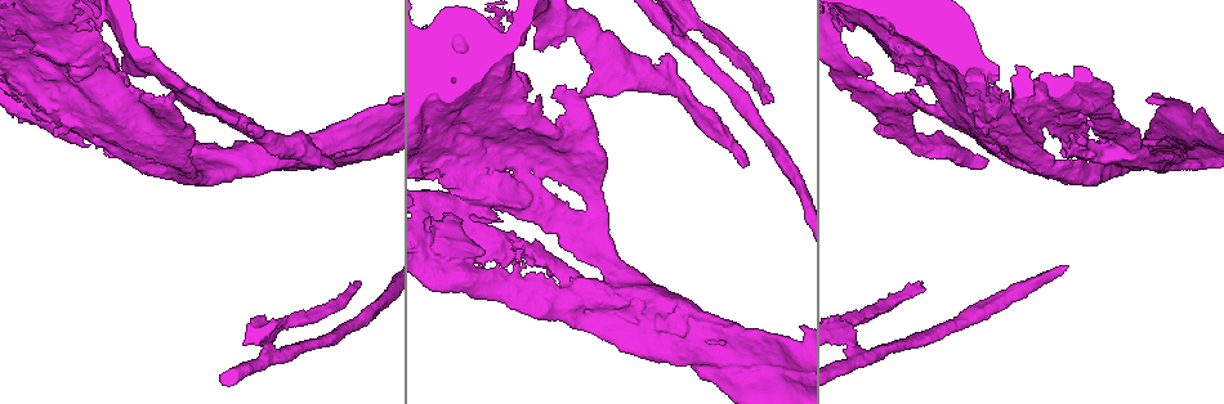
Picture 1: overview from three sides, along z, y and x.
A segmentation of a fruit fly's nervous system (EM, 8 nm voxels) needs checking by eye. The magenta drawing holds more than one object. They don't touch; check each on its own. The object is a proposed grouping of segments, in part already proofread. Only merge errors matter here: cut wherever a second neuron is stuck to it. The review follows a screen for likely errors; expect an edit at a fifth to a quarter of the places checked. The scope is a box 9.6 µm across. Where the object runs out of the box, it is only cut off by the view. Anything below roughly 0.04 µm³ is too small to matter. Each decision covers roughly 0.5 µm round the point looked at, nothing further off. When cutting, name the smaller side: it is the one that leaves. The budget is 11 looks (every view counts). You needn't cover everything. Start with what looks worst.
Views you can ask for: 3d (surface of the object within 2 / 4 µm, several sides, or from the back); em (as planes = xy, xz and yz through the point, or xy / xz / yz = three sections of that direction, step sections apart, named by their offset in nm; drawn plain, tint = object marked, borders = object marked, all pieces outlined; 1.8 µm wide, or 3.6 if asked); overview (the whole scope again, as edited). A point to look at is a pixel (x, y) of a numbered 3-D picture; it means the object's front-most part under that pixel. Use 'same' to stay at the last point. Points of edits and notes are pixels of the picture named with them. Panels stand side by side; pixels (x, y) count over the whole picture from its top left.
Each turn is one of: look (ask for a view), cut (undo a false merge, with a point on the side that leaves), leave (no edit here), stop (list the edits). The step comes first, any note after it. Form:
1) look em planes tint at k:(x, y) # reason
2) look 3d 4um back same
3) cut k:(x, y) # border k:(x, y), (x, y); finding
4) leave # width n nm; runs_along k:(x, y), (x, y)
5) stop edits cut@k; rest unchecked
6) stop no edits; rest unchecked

look em 3.6um xz step 8 tint at 1:(269, 338) # sharp bend

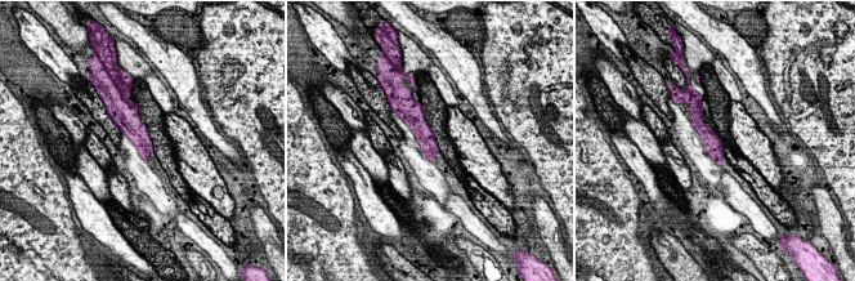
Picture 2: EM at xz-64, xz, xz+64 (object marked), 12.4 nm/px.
look em 3.6um planes borders same

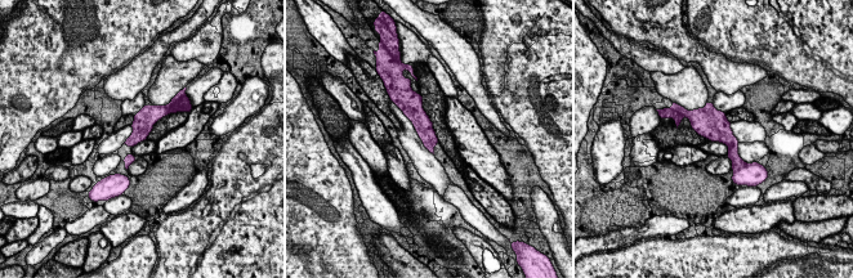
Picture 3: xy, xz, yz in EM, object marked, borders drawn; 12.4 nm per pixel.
cut 3:(737, 162) # border 3:(747, 164), (735, 171); two neurons meet here

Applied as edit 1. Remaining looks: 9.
look em 3.6um planes plain at 1:(48, 30) # sudden change in width

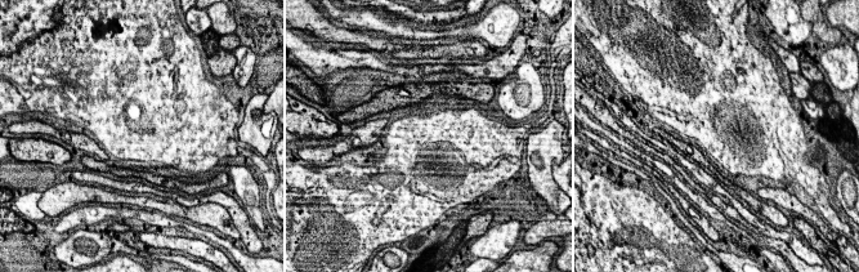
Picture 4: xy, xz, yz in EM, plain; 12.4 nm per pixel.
look em 3.6um planes tint same

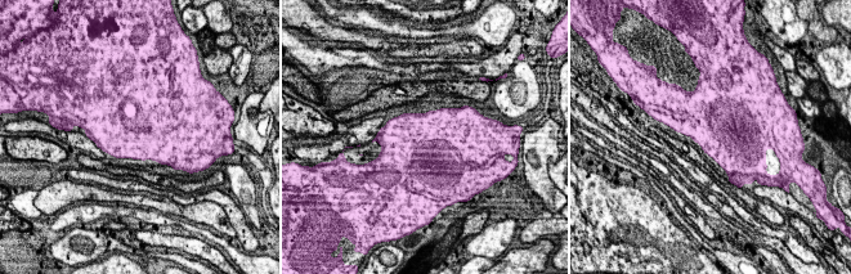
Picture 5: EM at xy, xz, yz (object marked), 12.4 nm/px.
leave # continuous, no second neuron

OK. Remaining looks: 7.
look 3d 4um at 1:(696, 323) # abrupt turn

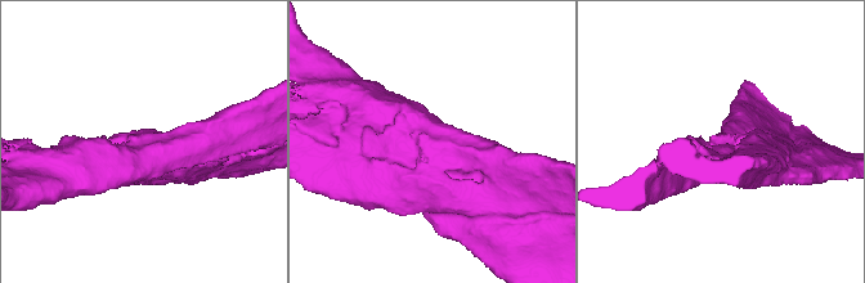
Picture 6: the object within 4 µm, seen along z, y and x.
look em 3.6um yz step 4 tint at 6:(144, 158)

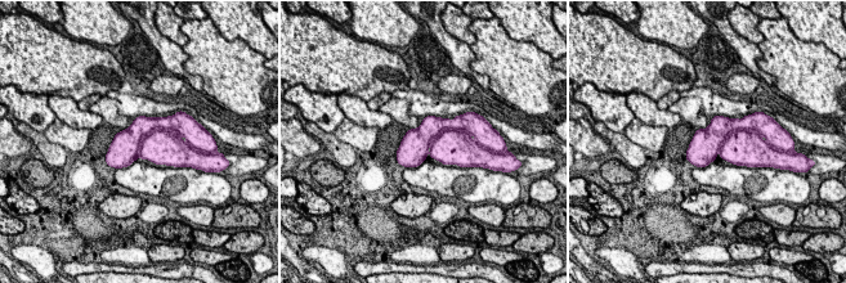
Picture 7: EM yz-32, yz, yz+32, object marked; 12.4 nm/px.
look em 3.6um planes tint same

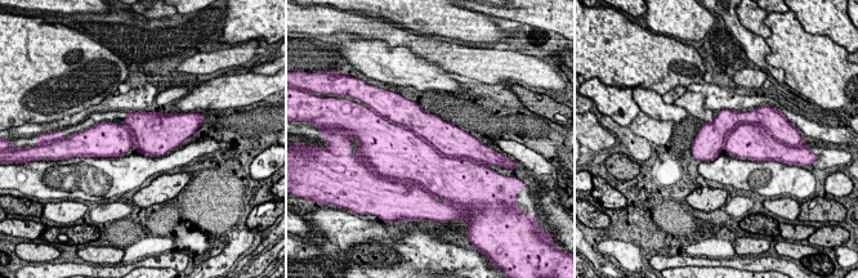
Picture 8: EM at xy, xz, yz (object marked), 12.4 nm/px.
cut 8:(443, 175) # arms 3; arm_widths 460, 460, 550 nm; a second neuron is stuck on

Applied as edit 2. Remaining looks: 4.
look overview

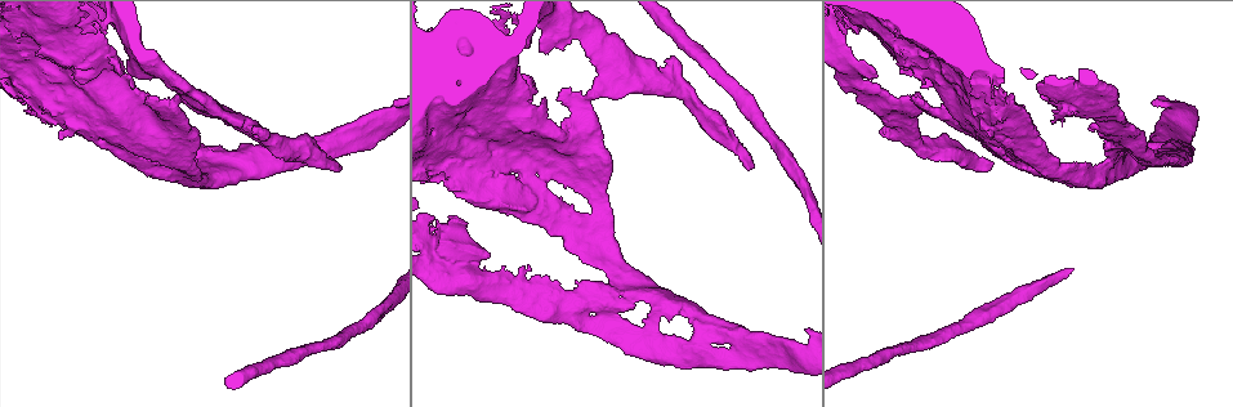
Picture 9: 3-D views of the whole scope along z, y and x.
look em xz step 8 tint at 9:(594, 92) # touches itself

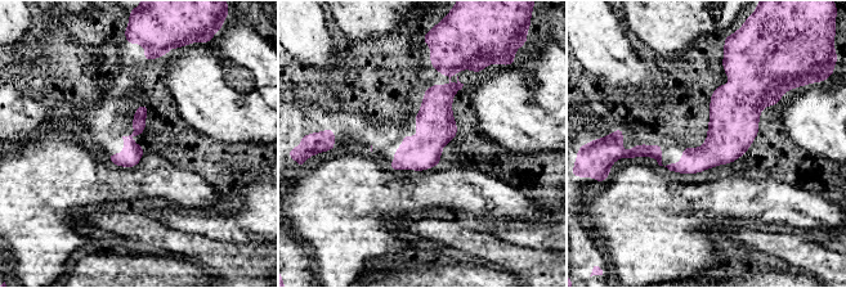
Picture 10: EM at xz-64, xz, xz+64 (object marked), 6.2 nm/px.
look em planes tint same # cut it another way

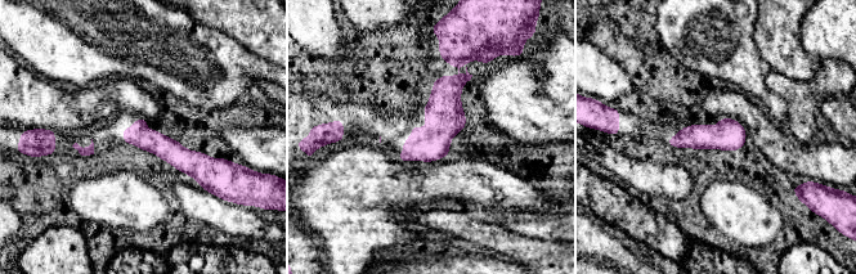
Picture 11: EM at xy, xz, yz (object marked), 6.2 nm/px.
leave # runs_along 11:(458, 63), (444, 117), (402, 157); one neuron here

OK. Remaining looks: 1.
stop edits cut@3, cut@8; rest unchecked

